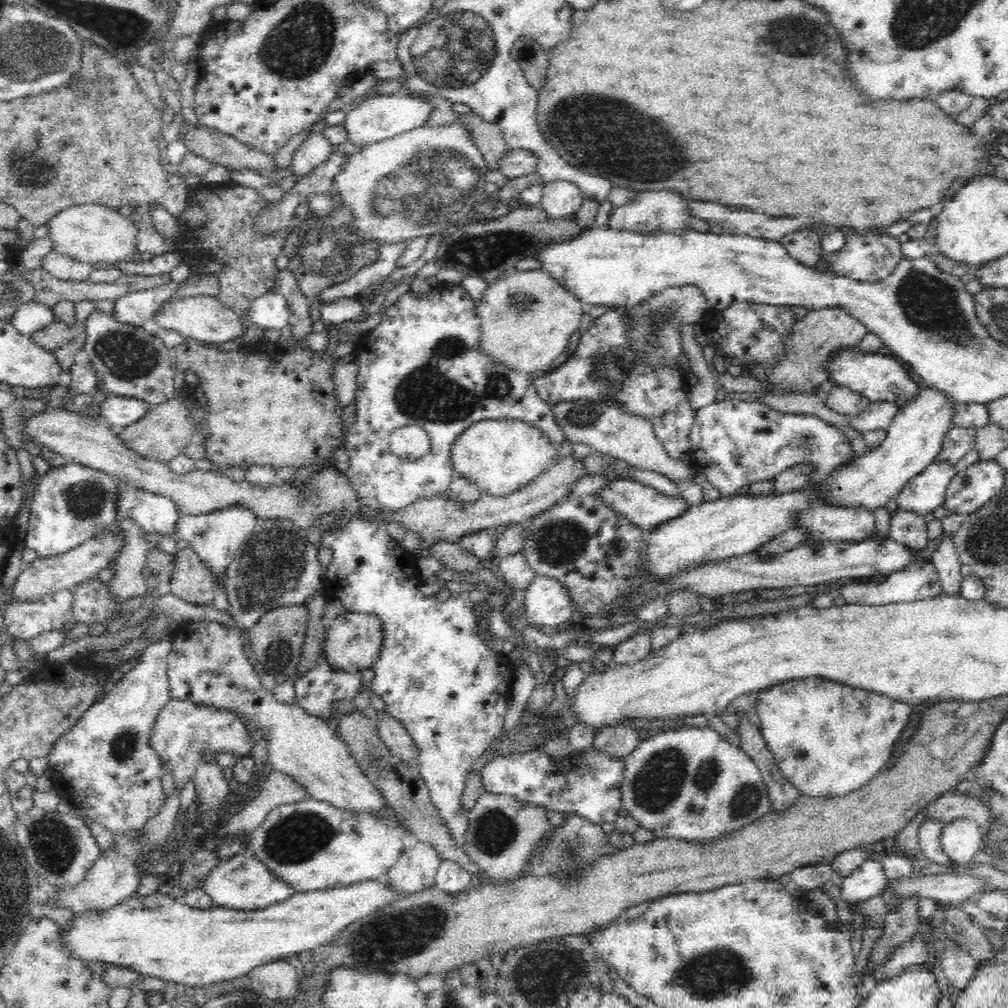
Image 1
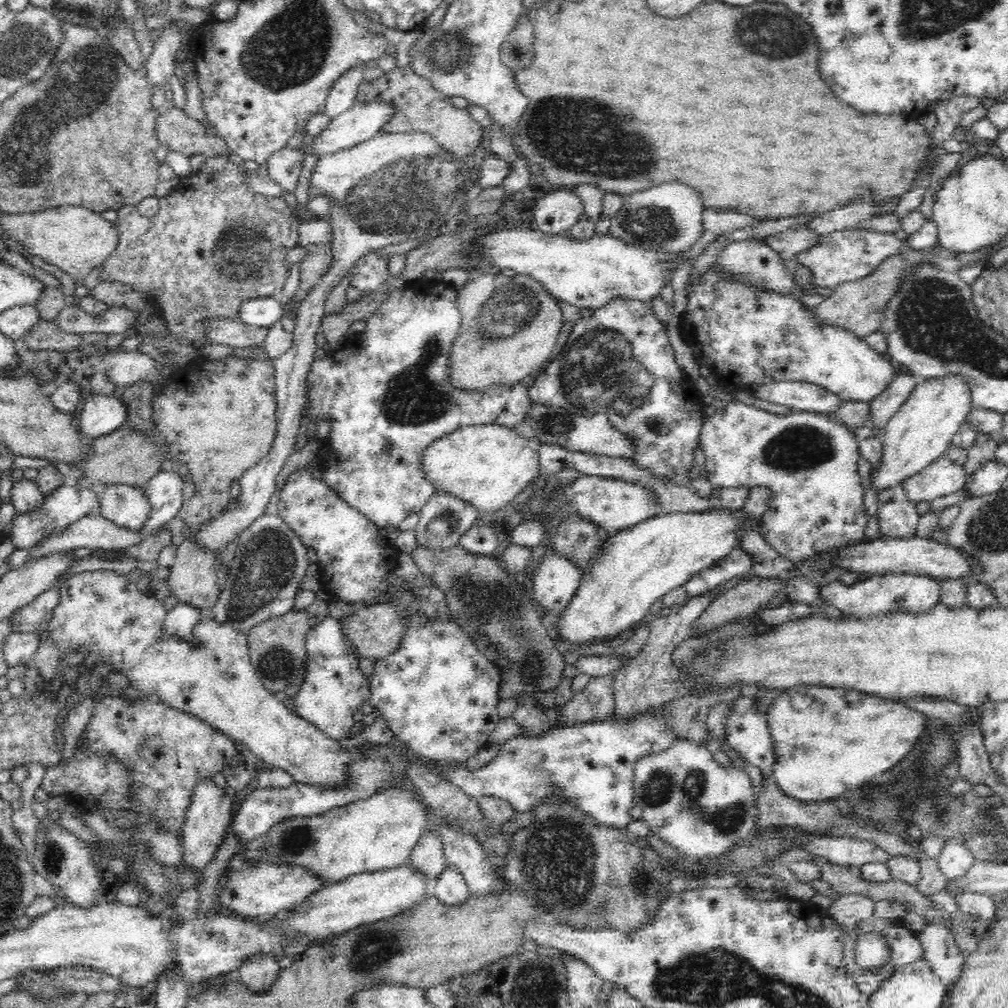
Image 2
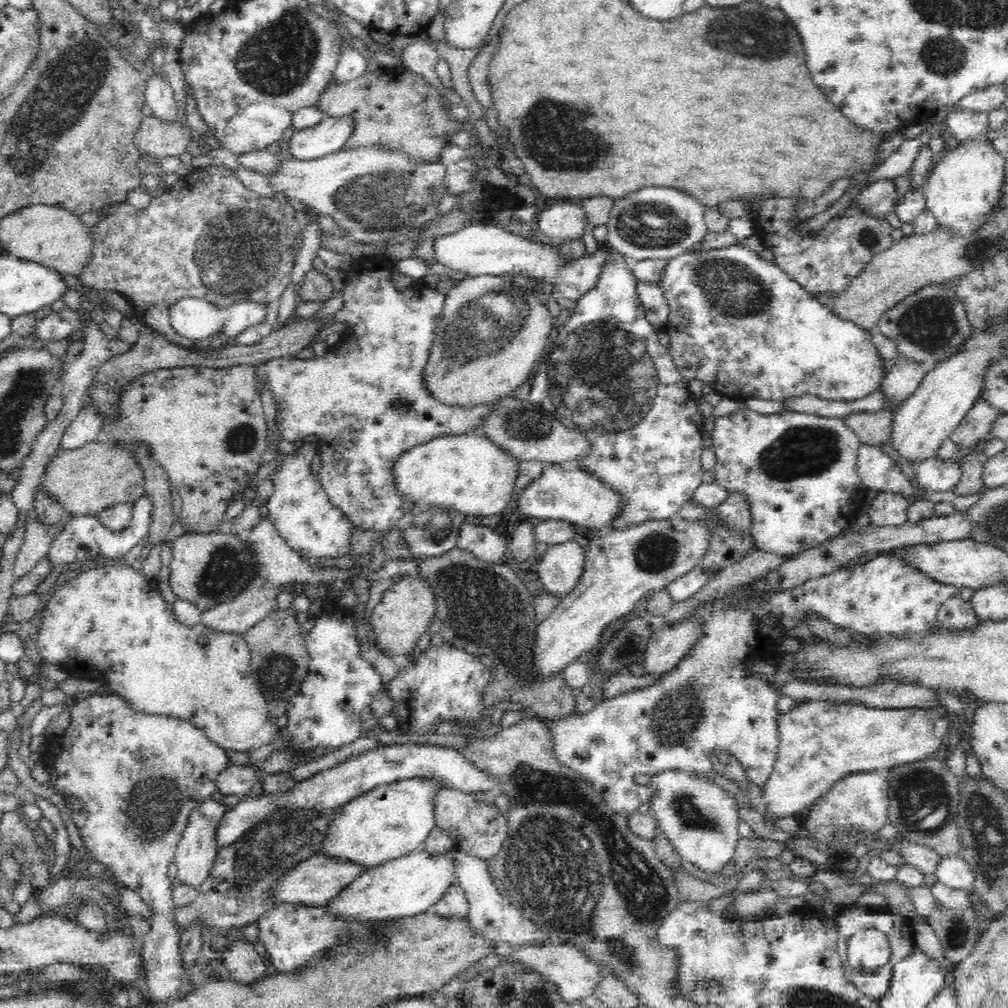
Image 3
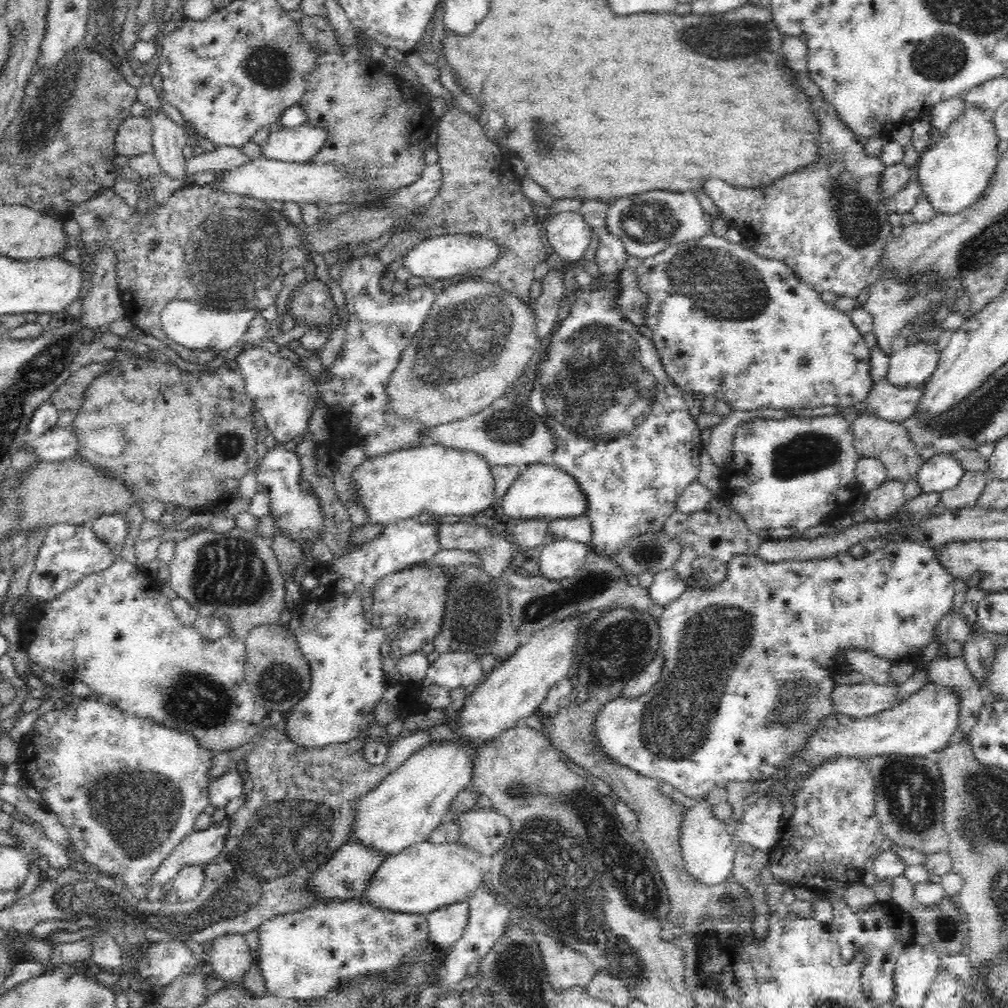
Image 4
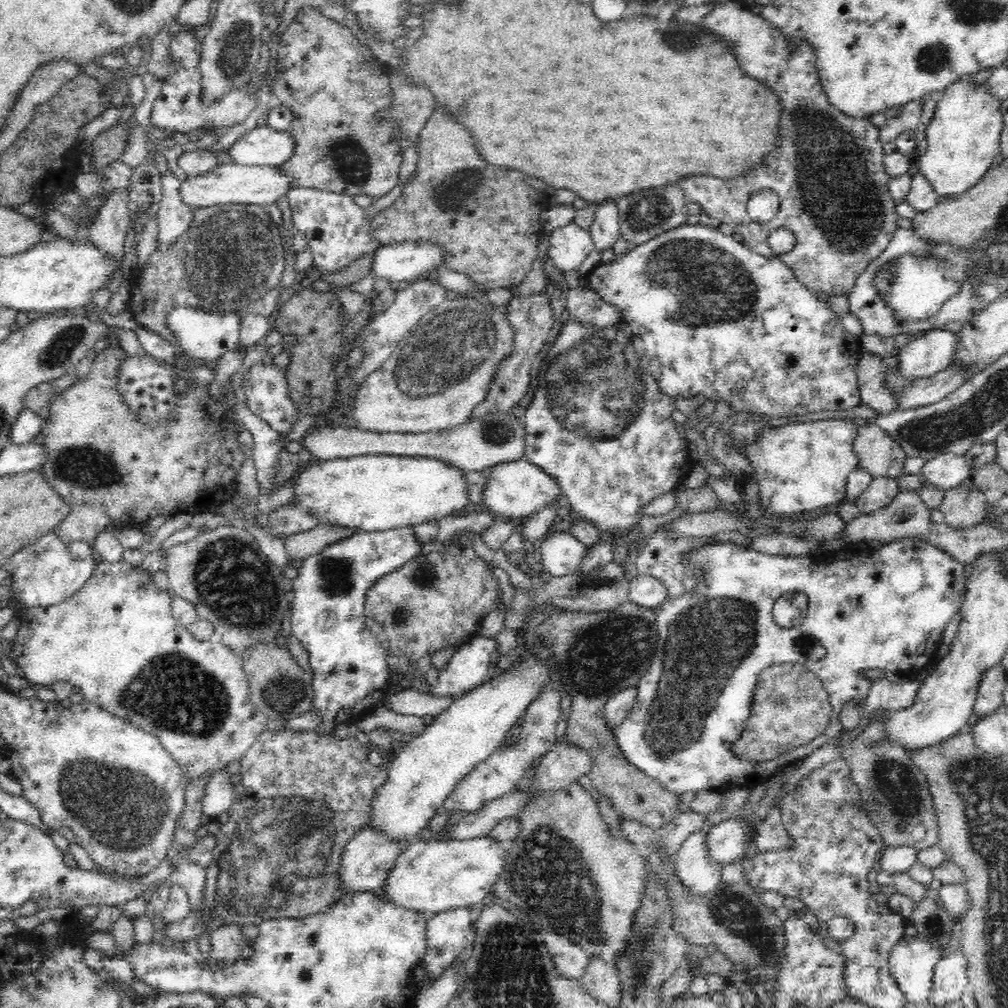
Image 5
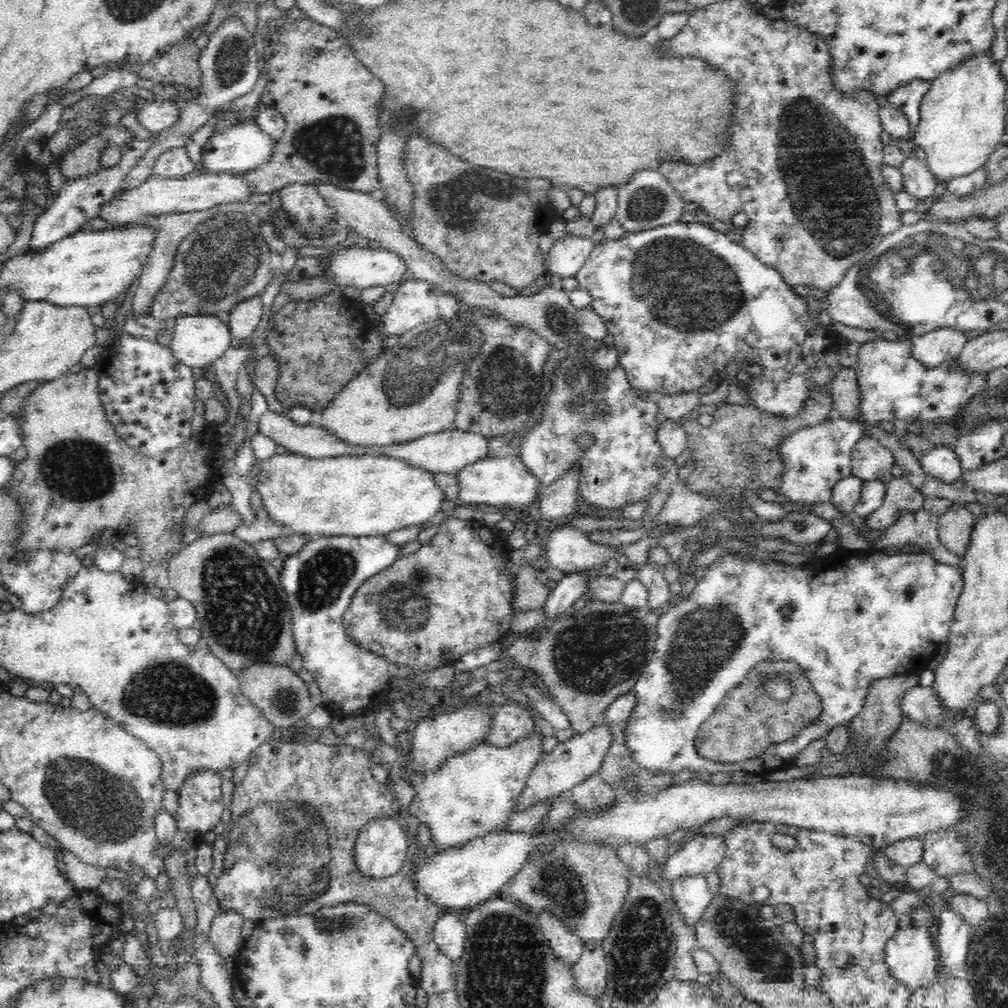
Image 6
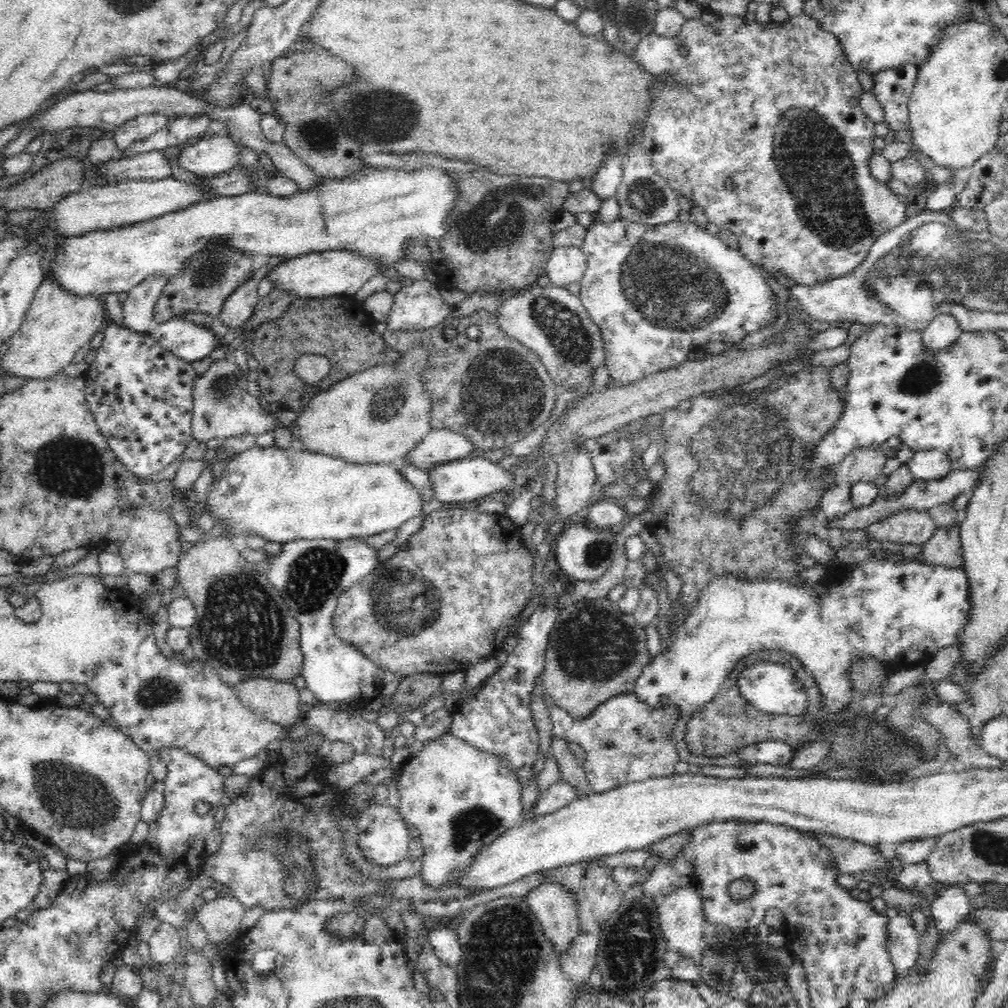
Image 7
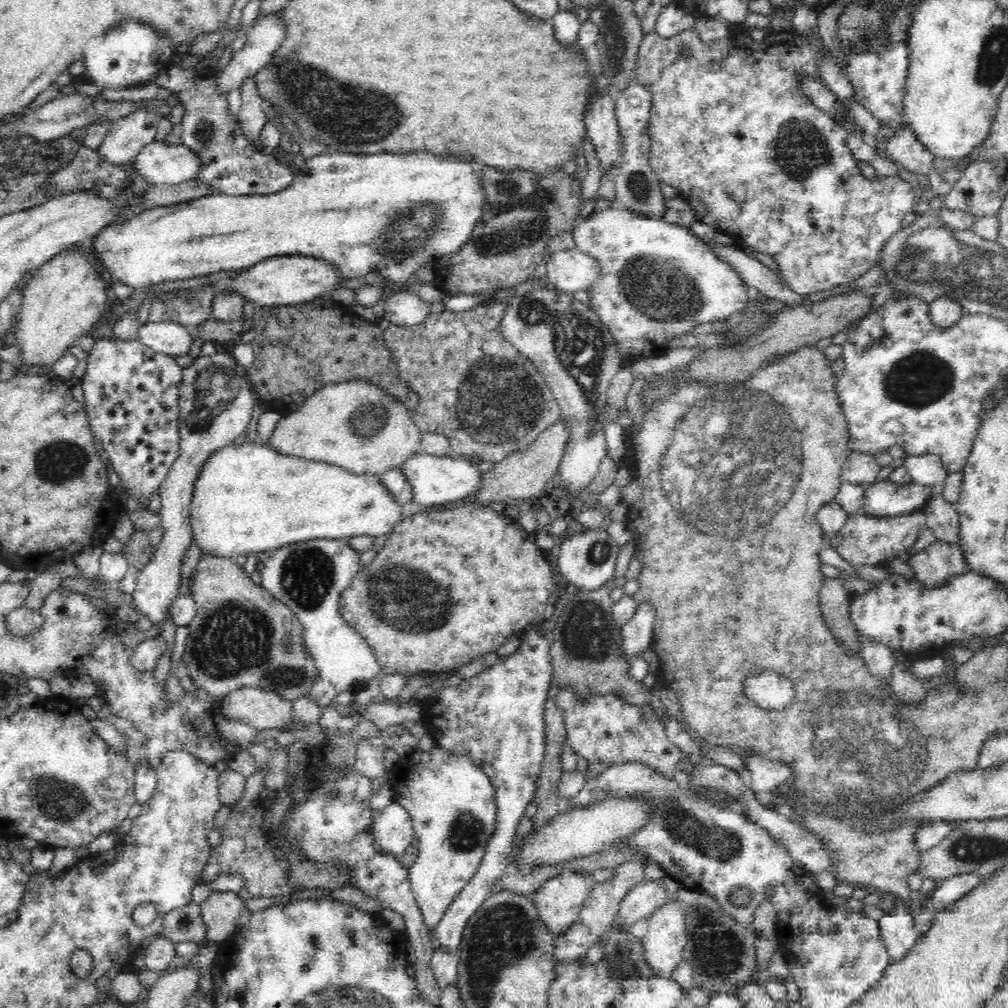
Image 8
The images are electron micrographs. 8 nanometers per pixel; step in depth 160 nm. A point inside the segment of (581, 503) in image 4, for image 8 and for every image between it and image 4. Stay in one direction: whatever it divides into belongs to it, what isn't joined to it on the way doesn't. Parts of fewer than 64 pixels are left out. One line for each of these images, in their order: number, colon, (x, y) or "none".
5: (518, 489)
6: (504, 480)
7: (472, 478)
8: (436, 480)

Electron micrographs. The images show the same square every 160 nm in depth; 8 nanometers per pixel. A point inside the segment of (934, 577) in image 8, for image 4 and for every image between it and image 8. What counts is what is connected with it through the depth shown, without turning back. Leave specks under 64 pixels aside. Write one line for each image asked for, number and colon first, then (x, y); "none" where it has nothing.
4: (965, 494)
5: (964, 506)
6: (956, 525)
7: (944, 548)

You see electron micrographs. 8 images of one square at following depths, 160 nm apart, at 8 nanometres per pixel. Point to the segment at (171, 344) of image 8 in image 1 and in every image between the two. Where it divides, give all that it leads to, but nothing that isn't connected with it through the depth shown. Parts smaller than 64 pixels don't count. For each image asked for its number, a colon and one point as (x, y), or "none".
1: (271, 310)
2: (265, 311)
3: (194, 318)
4: (188, 323)
5: (203, 335)
6: (198, 340)
7: (187, 340)

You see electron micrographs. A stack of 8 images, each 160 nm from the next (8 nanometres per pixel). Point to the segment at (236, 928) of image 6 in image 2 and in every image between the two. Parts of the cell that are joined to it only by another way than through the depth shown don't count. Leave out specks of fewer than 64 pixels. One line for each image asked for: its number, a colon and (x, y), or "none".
2: (260, 973)
3: (245, 965)
4: (229, 956)
5: (226, 943)

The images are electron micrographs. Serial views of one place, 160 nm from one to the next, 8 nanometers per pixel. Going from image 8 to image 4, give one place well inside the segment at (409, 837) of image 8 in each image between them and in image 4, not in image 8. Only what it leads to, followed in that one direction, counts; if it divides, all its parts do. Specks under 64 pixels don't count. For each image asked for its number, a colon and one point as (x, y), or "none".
4: (346, 873)
5: (367, 858)
6: (380, 848)
7: (382, 835)

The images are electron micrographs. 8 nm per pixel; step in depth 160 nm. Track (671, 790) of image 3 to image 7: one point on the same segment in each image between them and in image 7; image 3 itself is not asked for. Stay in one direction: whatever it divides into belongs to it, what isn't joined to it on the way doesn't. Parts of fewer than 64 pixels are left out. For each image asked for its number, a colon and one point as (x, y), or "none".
4: (707, 846)
5: (701, 874)
6: (692, 894)
7: (681, 912)

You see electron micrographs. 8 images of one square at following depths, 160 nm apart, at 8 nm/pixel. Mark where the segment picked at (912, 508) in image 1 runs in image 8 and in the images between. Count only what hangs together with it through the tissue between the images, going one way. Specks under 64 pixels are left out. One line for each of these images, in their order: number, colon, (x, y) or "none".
2: (943, 477)
3: (935, 474)
4: (941, 472)
5: (948, 471)
6: (943, 463)
7: (929, 464)
8: (927, 469)

